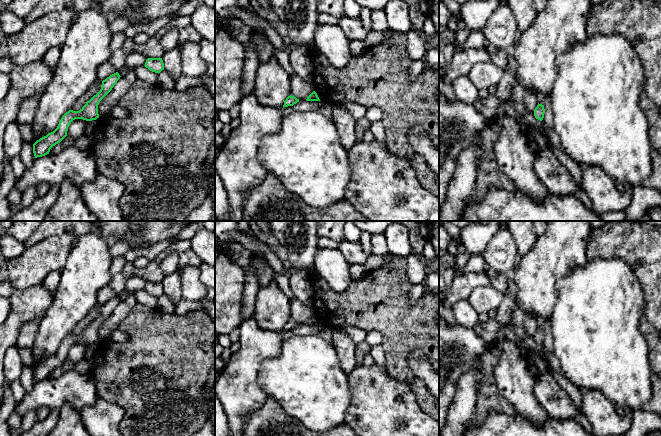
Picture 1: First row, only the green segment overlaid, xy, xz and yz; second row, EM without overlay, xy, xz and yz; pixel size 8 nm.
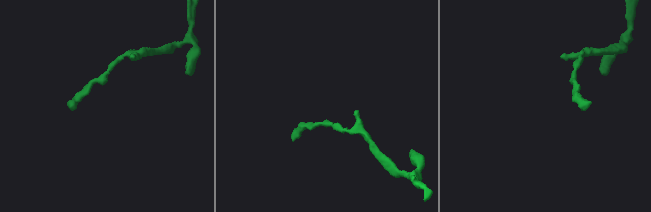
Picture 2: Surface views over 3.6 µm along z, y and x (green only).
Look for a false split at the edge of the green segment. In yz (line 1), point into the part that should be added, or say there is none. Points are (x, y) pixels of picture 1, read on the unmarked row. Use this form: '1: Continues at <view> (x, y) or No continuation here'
1: No continuation here

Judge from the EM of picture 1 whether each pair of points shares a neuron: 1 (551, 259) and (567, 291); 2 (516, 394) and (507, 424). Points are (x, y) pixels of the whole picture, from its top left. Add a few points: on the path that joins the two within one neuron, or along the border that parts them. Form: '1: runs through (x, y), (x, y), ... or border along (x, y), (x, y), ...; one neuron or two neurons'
1: border along (581, 266), (575, 266), (558, 282), (555, 302); two neurons
2: border along (517, 411), (537, 425); two neurons

